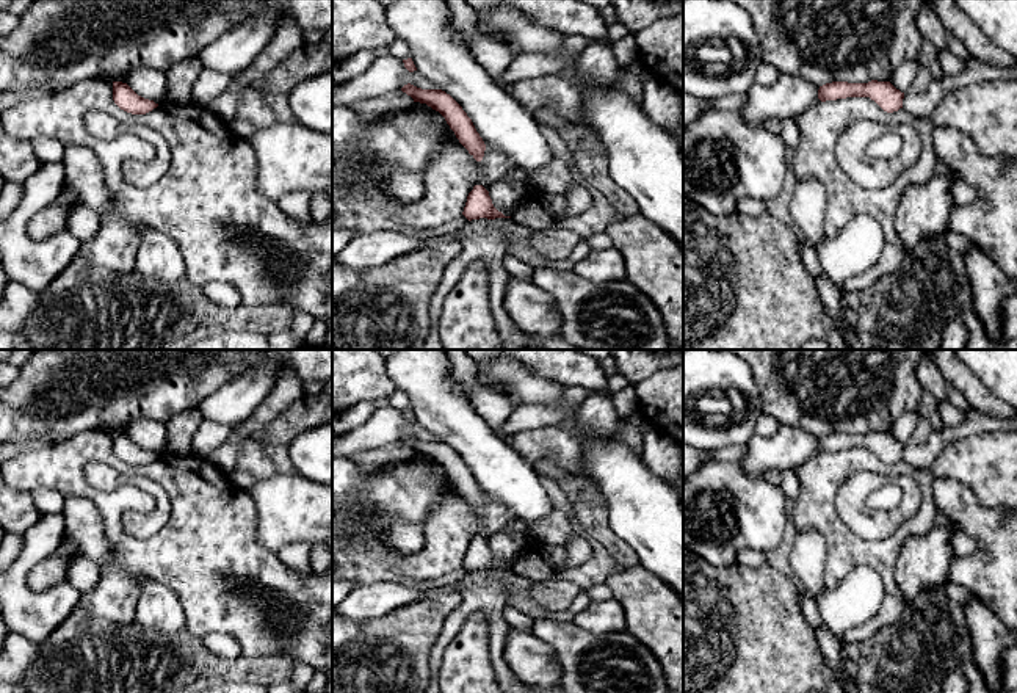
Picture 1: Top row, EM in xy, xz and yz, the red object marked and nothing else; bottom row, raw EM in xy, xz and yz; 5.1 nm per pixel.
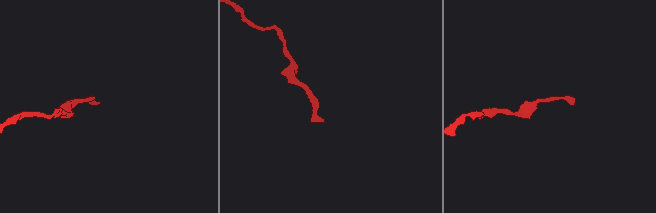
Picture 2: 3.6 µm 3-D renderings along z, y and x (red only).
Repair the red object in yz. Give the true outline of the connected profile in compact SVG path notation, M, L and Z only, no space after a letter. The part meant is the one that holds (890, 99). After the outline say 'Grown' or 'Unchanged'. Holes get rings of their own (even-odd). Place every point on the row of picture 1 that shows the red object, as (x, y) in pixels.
M871 80L868 83L832 82L820 86L818 99L821 102L846 97L870 97L884 111L893 113L903 108L904 93L890 82Z. Unchanged

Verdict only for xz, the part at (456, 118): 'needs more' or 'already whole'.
already whole

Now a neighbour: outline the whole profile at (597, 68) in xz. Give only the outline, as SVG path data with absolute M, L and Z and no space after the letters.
M589 42L580 55L575 78L586 88L608 88L617 83L619 77L611 44Z

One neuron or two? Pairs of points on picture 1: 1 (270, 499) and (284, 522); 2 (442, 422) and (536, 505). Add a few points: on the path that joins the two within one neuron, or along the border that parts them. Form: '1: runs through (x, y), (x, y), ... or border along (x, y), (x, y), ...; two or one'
1: runs through (276, 505), (284, 516); one
2: runs through (466, 435), (513, 482); one

